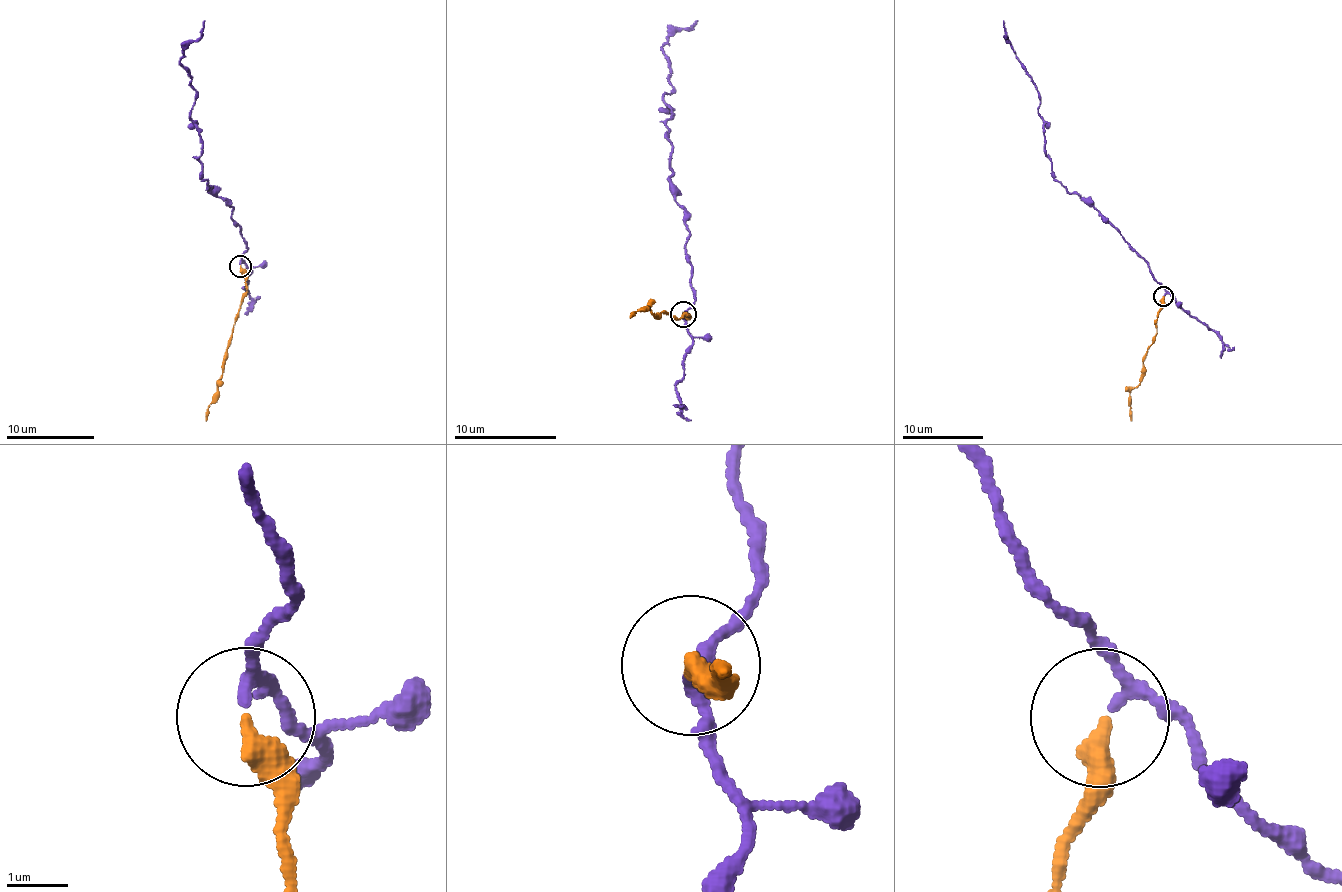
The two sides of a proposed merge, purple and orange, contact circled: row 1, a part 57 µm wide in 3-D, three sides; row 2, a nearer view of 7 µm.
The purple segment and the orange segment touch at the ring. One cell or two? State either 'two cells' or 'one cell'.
two cells

